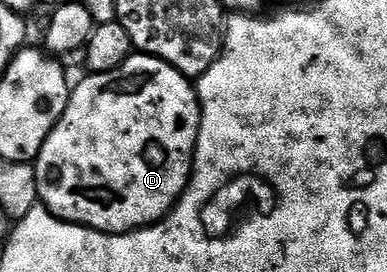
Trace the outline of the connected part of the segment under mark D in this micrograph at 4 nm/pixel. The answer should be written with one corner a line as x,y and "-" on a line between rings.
131,54
116,70
95,72
87,75
87,77
87,80
82,80
79,84
73,85
70,101
60,118
60,122
56,122
52,134
48,134
48,138
44,142
40,166
34,169
38,199
59,220
66,220
70,224
83,224
86,228
95,228
97,232
125,234
137,232
140,228
149,228
151,224
163,220
174,209
175,204
178,203
178,200
184,194
184,190
190,184
190,176
194,172
194,151
196,150
198,131
202,121
202,106
198,102
195,85
184,73
173,68
168,62
145,54

